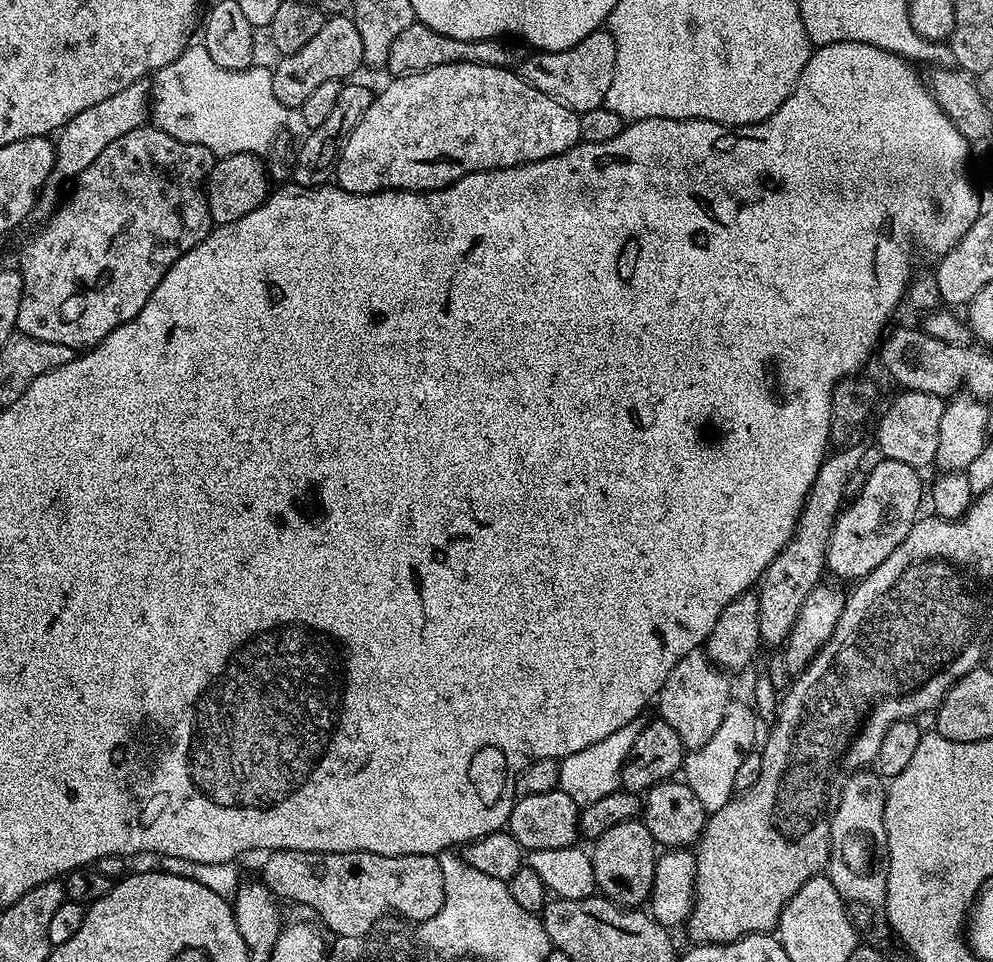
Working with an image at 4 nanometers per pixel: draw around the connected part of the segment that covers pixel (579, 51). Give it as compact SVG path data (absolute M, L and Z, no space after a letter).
M606 30L591 32L578 46L570 46L570 50L557 52L533 51L518 67L518 74L534 90L542 90L550 98L560 100L573 112L579 114L586 110L601 107L606 98L606 90L610 90L610 82L614 82L614 58L616 43Z

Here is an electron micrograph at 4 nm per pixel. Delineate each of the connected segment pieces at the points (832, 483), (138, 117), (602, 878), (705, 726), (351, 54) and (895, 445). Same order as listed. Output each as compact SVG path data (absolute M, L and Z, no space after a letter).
M848 444L845 448L829 451L824 457L818 474L814 474L814 486L810 486L810 494L806 494L806 502L796 519L794 534L782 546L782 550L766 566L766 570L758 581L758 630L761 645L783 645L792 633L794 622L802 610L802 602L810 594L810 590L821 583L826 572L828 543L830 534L840 509L845 507L849 495L848 483L852 475L860 468L864 460L864 448L860 444Z
M142 79L131 83L125 90L114 94L113 98L106 98L103 102L98 102L97 106L90 106L61 128L57 135L55 146L55 164L50 175L43 183L43 188L36 199L34 210L29 219L31 221L45 221L56 210L62 191L62 182L71 181L80 176L82 170L86 170L90 163L94 162L98 155L106 150L114 140L120 138L130 130L143 127L149 119L151 113L151 81Z
M643 819L627 820L618 822L618 826L610 826L591 845L590 855L594 866L594 878L596 887L601 893L615 904L623 906L640 906L652 895L652 883L656 873L656 861L658 859L658 845L656 839L646 830Z
M704 650L686 654L686 658L682 658L678 666L670 670L658 697L658 716L670 726L674 726L674 731L678 733L678 738L682 738L685 749L700 748L710 742L714 734L718 734L718 726L722 726L722 718L726 718L726 710L733 699L727 678L729 679L712 663Z
M332 14L325 19L322 30L302 46L302 50L294 50L294 54L280 56L276 68L271 69L274 82L274 96L288 110L299 110L302 102L314 94L322 82L347 81L364 64L362 54L362 38L358 34L358 26L351 15Z
M921 392L899 393L901 396L889 406L876 428L876 444L880 447L879 455L885 460L906 462L906 466L917 470L935 465L938 454L938 426L942 426L942 414L946 403L945 397Z

